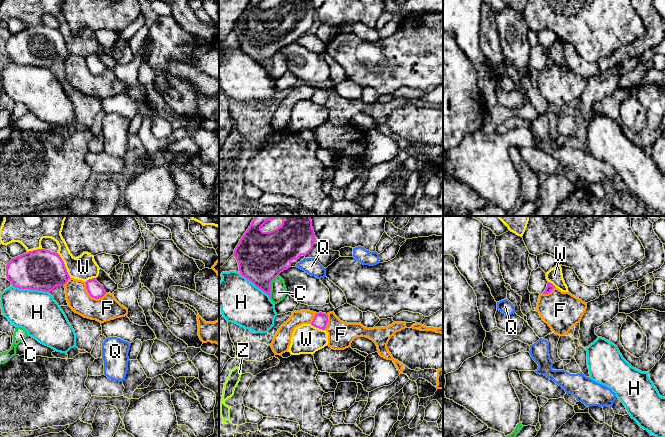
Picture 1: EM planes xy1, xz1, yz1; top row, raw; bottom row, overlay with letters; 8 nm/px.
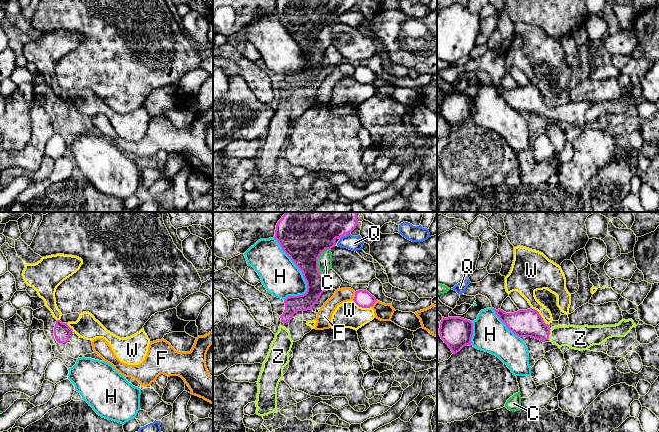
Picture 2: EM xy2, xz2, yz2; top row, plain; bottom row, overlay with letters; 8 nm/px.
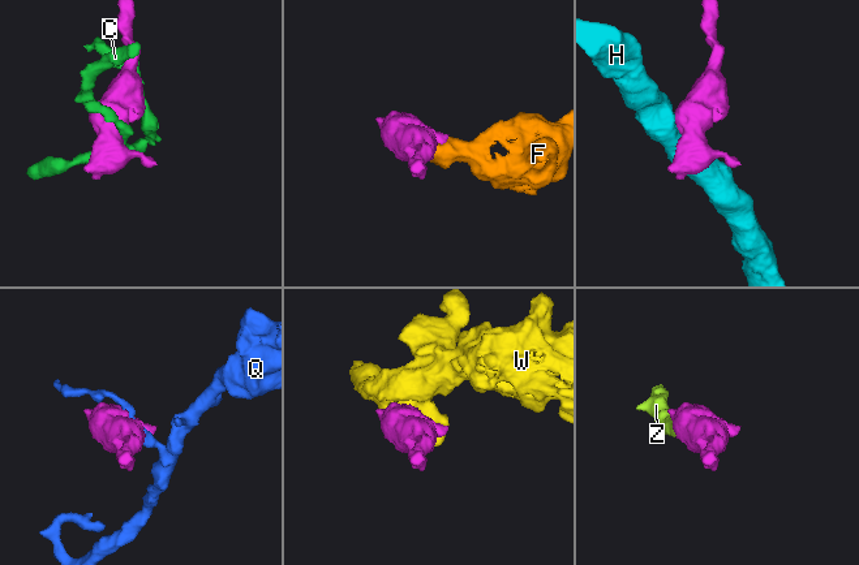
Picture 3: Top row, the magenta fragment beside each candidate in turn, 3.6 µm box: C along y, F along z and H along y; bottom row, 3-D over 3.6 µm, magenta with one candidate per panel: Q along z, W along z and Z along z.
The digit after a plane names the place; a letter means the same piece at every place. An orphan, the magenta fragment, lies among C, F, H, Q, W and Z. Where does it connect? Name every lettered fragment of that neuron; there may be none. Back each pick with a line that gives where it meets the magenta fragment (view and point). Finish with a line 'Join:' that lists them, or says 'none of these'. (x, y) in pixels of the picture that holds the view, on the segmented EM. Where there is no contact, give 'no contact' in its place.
Z: yz2 (549, 334)
Join: Z

